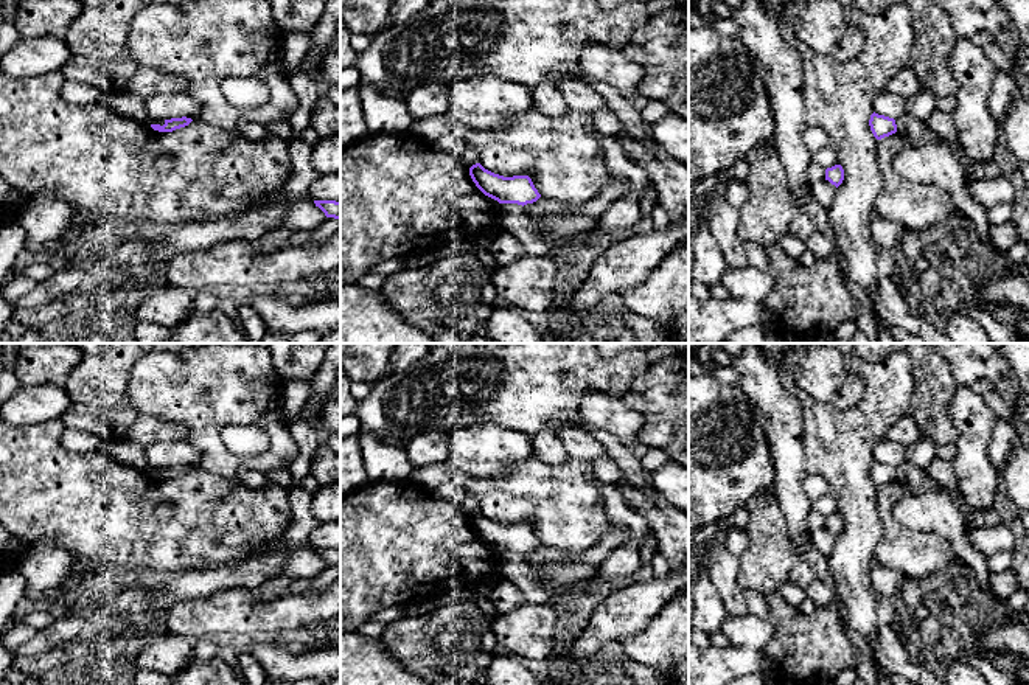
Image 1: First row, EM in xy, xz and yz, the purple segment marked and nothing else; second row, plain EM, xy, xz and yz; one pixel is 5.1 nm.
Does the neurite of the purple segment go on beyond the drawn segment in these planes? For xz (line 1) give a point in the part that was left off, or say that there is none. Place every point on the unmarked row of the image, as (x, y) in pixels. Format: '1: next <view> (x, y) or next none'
1: next none

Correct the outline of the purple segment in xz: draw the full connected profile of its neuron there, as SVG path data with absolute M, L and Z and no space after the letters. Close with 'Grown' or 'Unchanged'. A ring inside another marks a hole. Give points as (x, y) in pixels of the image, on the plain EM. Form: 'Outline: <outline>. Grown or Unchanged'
Outline: M480 511L469 516L476 534L499 551L527 553L536 550L541 542L528 523L504 525L485 517Z. Unchanged

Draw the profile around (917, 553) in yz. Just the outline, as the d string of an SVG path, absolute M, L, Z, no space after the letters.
M900 480L878 488L878 513L884 533L875 550L875 562L900 570L906 579L920 581L945 572L957 556L945 536L909 528L894 517L894 508L905 494L906 486Z

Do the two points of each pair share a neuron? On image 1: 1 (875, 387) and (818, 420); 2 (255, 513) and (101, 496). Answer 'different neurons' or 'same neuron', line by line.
1: same neuron
2: same neuron

